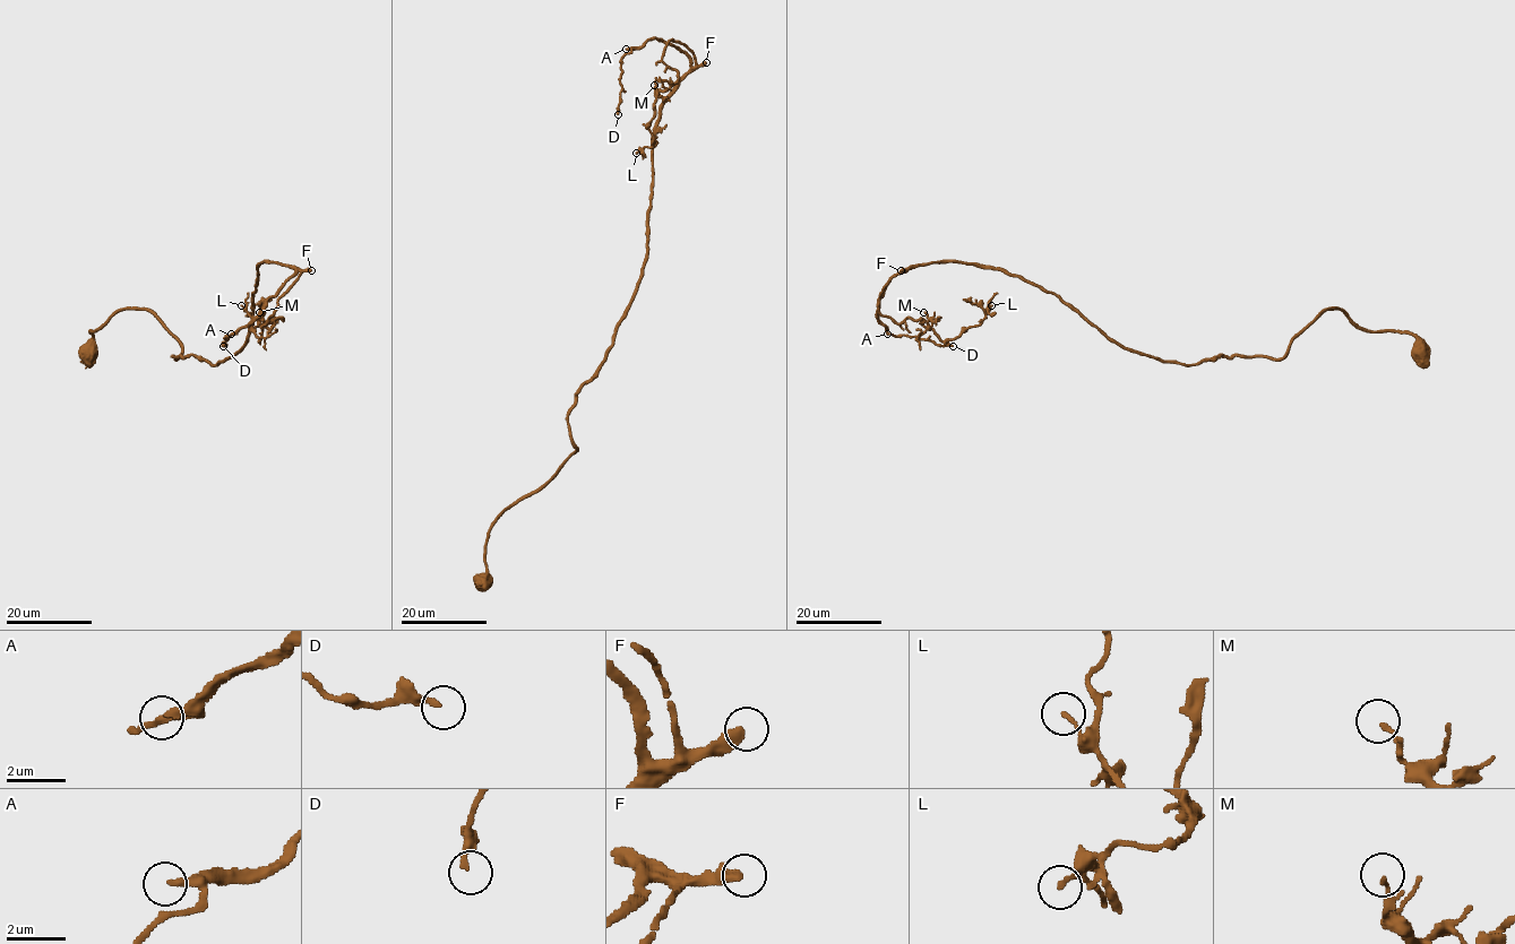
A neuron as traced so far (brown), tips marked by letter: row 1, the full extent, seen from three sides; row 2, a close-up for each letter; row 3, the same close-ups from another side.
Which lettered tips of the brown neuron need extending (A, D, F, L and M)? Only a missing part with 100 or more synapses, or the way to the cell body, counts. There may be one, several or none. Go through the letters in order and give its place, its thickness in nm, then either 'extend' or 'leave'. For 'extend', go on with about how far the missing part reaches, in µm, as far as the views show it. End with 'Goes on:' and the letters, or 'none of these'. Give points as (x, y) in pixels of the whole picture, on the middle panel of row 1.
A: place (626, 49); calibre 240 nm; extend; missing 50 µm
D: place (618, 114); calibre 220 nm; leave
F: place (706, 62); calibre 400 nm; extend; missing 110 µm
L: place (636, 153); calibre 140 nm; leave
M: place (654, 85); calibre 140 nm; leave
Goes on: A, F

